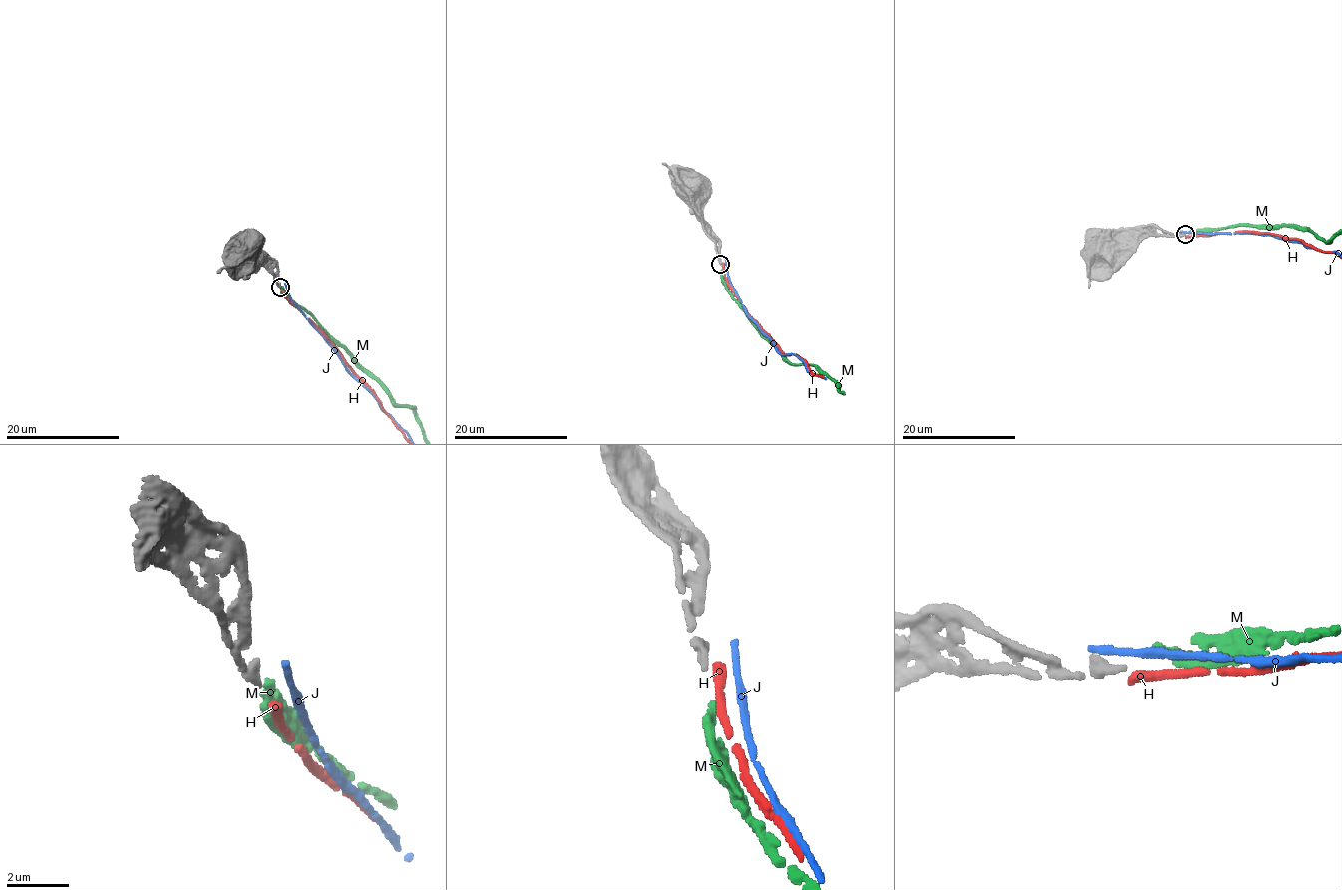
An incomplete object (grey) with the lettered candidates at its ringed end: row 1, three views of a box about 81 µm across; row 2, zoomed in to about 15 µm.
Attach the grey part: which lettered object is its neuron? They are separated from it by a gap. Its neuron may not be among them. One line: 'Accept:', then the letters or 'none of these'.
Accept: M

